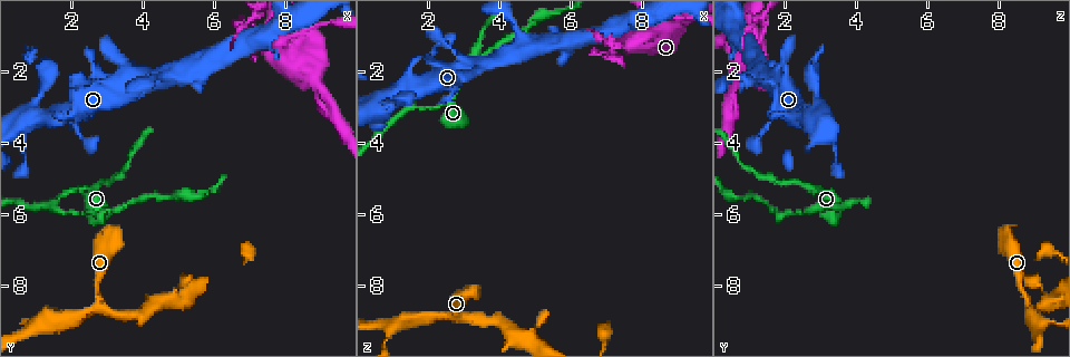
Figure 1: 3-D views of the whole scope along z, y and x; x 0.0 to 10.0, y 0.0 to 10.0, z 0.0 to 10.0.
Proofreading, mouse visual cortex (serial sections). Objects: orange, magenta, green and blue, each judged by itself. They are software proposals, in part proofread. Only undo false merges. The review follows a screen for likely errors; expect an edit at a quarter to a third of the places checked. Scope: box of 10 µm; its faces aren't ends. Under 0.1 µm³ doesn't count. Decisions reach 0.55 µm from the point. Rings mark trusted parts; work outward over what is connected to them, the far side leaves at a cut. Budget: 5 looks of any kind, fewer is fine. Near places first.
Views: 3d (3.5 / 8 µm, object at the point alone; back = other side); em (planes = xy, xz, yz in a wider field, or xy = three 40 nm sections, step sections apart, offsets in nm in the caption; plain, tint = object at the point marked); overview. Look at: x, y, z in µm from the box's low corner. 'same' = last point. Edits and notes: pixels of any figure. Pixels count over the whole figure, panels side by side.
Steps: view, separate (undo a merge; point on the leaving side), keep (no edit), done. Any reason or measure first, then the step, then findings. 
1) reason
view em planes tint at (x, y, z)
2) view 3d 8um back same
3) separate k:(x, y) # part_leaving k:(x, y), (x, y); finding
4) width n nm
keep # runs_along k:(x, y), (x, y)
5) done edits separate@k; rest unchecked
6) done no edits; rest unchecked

three-way junction
view 3d 3.5um at (1.55, 5.65, 2.95)

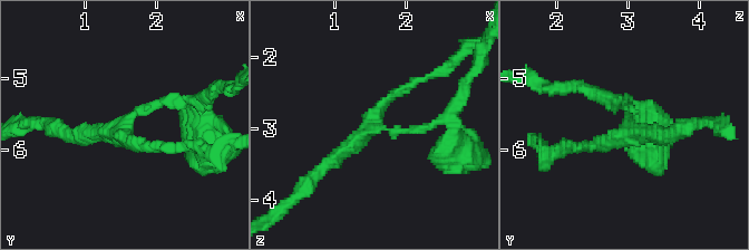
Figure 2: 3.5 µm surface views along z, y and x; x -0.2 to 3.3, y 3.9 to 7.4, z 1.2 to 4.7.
arms 3; arm_widths 150, 150, 200 nm; shape alone is not enough
view em xy step 2 tint at (1.55, 5.65, 3.00)

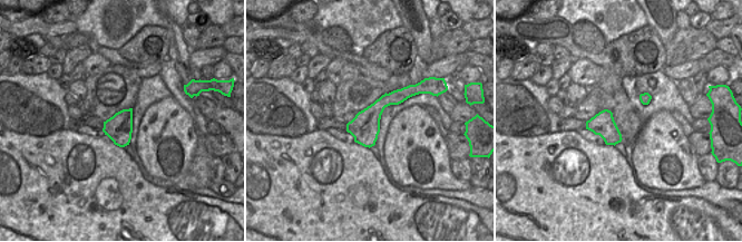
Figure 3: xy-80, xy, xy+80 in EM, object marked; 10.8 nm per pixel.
keep # runs_along 2:(620, 99), (632, 111), (618, 137), (580, 147); one cell here

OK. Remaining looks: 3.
sharp bend
view 3d 3.5um back at (8.50, 1.05, 0.65)

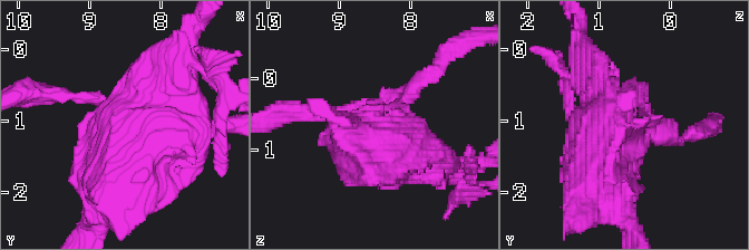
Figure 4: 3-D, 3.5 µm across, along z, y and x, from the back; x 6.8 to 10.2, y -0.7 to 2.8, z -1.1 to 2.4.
now the EM
view em xy step 5 tint same

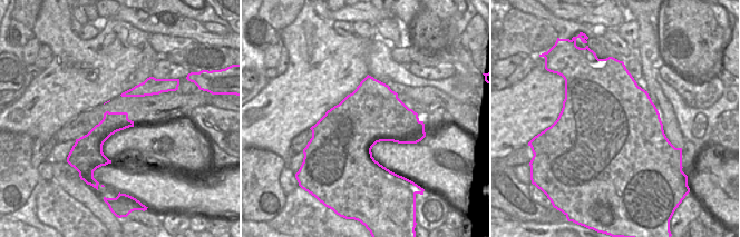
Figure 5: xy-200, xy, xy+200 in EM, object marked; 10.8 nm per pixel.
width 650 nm
separate 4:(70, 96) # two cells meet here

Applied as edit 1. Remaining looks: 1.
done edits separate@4; rest unchecked

